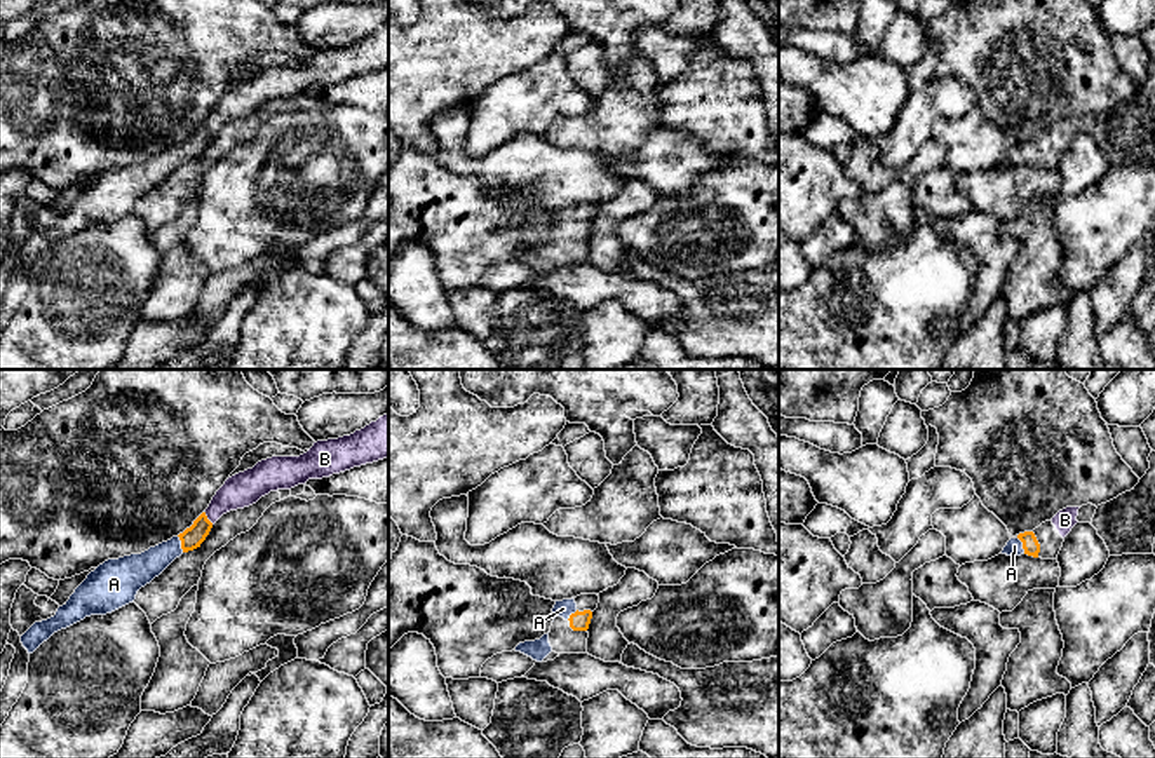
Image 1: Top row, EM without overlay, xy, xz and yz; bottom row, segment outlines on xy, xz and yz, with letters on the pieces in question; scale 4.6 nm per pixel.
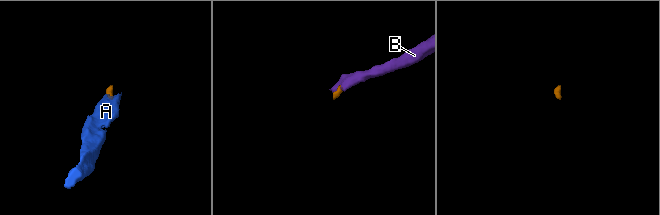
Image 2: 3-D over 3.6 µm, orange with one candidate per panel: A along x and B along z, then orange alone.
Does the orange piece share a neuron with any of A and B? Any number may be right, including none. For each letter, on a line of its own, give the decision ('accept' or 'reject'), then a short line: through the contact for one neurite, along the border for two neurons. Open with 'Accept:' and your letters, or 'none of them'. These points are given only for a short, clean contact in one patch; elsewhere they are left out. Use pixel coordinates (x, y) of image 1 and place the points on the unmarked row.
Accept: A, B
A: accept; line xy (192, 147), (182, 154), (136, 180)
B: accept; line xy (192, 147), (206, 128), (229, 107), (244, 98)

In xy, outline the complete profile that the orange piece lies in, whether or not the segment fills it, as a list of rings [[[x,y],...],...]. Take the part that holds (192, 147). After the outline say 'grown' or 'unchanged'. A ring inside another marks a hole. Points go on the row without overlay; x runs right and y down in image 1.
[[[388,23],[361,40],[317,51],[300,66],[272,66],[225,91],[209,117],[178,146],[141,164],[108,169],[75,199],[56,225],[35,232],[21,253],[33,263],[54,242],[85,227],[111,223],[136,209],[141,197],[159,186],[183,162],[200,157],[213,134],[226,122],[249,117],[277,99],[291,99],[308,89],[322,89],[388,68]]] | grown

